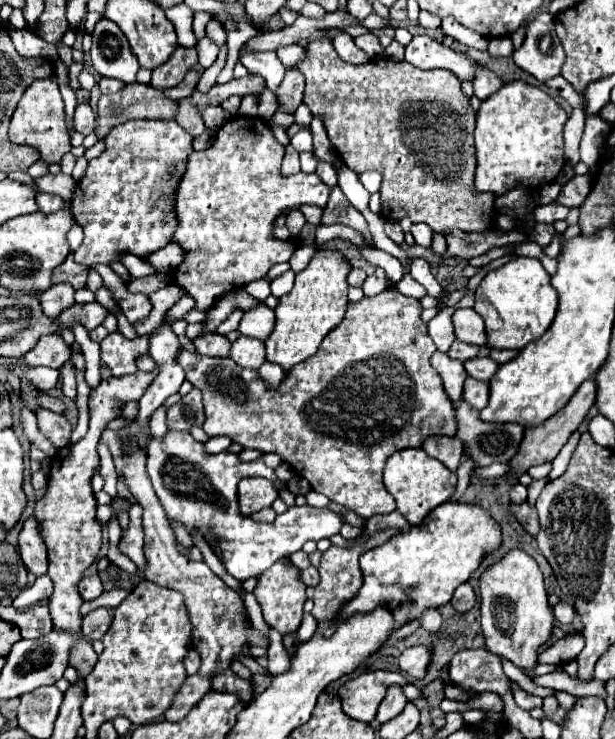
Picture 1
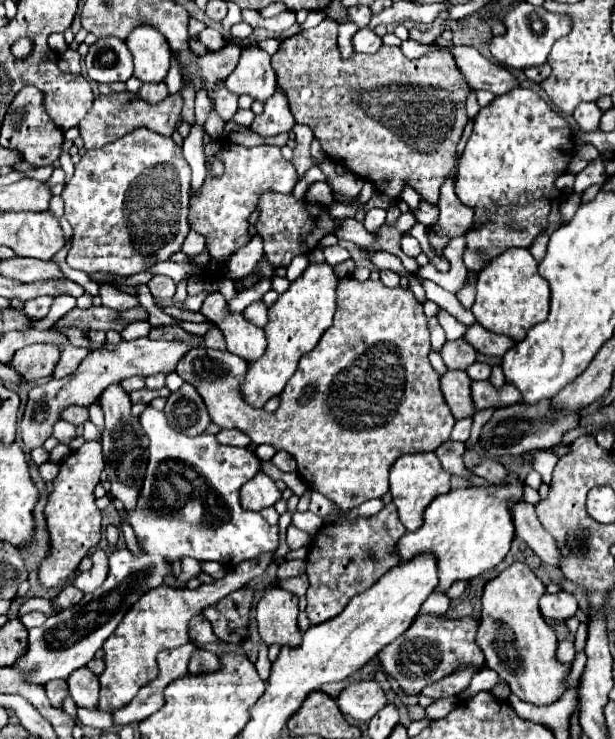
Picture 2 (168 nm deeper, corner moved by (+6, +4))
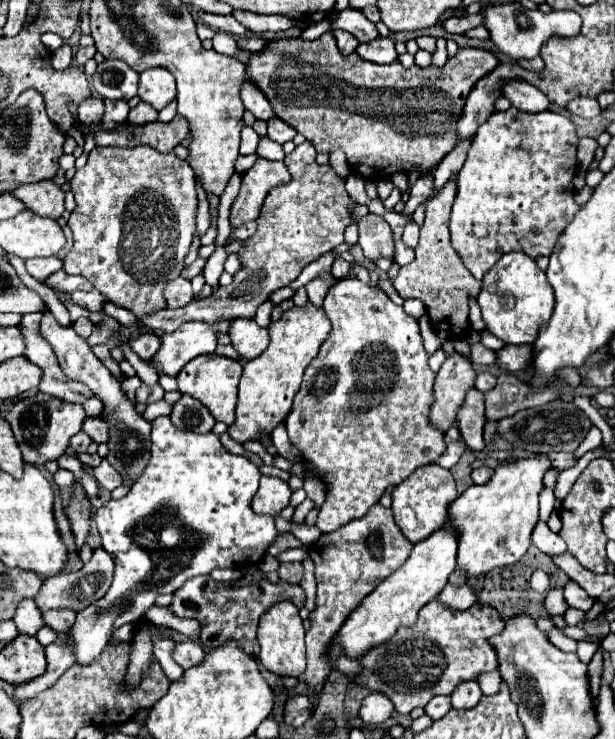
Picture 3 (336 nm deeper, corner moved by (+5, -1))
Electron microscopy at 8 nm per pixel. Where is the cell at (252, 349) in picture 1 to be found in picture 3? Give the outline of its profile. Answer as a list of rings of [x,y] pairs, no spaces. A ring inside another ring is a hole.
[[[237,318],[229,330],[233,348],[241,354],[243,360],[257,358],[269,346],[269,330],[257,326],[255,320]]]

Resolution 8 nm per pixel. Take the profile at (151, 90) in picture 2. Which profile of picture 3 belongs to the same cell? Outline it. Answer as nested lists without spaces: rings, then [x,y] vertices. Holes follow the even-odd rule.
[[[141,102],[137,108],[133,108],[129,112],[129,124],[131,126],[143,126],[147,122],[155,122],[157,120],[157,114],[159,112],[155,112],[155,108],[151,108],[149,104]]]

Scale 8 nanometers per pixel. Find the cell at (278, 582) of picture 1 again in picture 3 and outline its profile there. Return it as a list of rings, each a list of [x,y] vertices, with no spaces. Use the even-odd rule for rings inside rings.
[[[279,602],[275,604],[263,618],[259,620],[259,632],[257,632],[261,654],[261,664],[277,674],[277,676],[301,676],[305,672],[305,628],[303,620],[299,616],[299,608],[291,602]]]

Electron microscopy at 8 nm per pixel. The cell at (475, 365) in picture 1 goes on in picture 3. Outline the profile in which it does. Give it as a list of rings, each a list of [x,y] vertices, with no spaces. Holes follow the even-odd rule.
[[[481,372],[477,376],[477,380],[475,380],[475,388],[481,390],[481,392],[487,392],[487,390],[495,388],[495,384],[497,384],[497,380],[495,380],[495,376],[491,372]]]

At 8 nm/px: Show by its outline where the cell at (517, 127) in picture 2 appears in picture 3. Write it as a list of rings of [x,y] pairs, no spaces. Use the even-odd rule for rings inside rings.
[[[509,108],[505,112],[495,112],[491,120],[479,128],[467,152],[467,160],[457,174],[459,186],[449,224],[451,246],[477,280],[495,266],[501,254],[521,250],[537,260],[539,256],[549,256],[553,252],[555,240],[579,210],[573,200],[575,186],[571,184],[577,170],[577,142],[575,124],[567,116],[555,112],[527,114]]]

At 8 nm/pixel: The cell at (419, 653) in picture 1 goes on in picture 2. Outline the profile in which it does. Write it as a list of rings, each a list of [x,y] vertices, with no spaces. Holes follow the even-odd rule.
[[[418,615],[418,619],[414,621],[414,627],[410,627],[406,635],[400,635],[398,639],[394,639],[390,647],[384,647],[378,657],[386,673],[392,675],[406,693],[420,693],[420,689],[446,677],[458,665],[472,663],[480,667],[484,663],[484,653],[474,639],[476,627],[478,623],[472,617],[442,619],[438,615]]]

